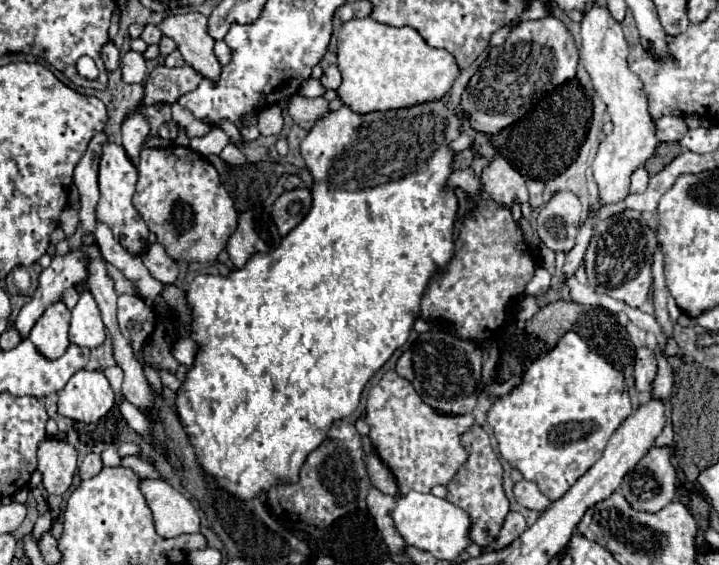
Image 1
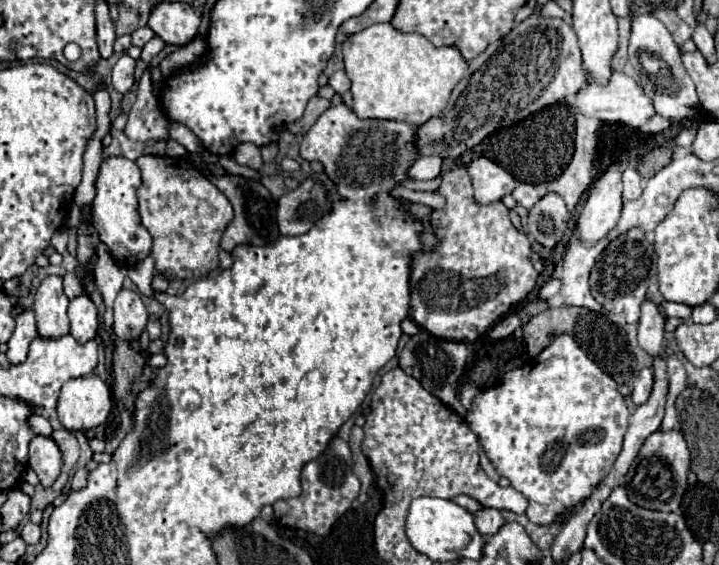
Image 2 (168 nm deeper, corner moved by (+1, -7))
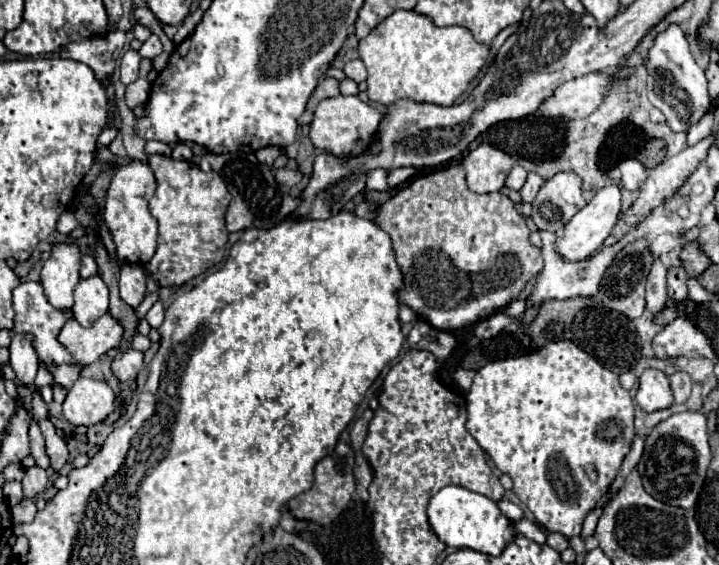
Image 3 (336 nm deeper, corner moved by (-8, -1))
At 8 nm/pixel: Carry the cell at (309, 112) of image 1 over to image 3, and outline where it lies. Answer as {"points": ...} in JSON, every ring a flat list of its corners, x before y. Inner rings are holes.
{"points":[[324,77,324,79,318,83,318,87,312,91,312,95,310,95,310,99,308,99,308,105,306,105,304,115,298,119,300,125,306,125,306,123,312,121,314,109,316,109,316,105,318,105,322,99,336,97,336,95,340,93,340,91,338,91,338,85,340,85,340,81,334,79,334,77]]}

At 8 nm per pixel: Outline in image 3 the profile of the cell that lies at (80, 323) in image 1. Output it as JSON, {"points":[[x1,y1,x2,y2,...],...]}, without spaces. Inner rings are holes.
{"points":[[92,275,90,279,82,279,74,291,74,319,90,327,98,317,108,311,108,287,100,279,100,275]]}

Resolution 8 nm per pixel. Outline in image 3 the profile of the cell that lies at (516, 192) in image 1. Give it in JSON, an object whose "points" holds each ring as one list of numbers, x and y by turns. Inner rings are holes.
{"points":[[486,143,478,145,462,159,462,167,466,169,466,183,474,193,500,191,512,165,514,159,508,153]]}

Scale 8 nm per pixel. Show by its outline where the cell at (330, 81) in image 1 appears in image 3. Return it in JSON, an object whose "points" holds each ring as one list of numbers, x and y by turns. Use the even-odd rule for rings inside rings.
{"points":[[362,59,348,61,348,63,346,63,346,67,344,67,344,73,346,73,346,77,354,79,356,83,360,83,360,81,366,81,366,77,368,77,368,73,366,73,366,67,364,67]]}

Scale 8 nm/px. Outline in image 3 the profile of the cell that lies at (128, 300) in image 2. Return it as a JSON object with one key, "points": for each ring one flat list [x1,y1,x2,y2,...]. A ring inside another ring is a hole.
{"points":[[122,265,122,269,120,269,120,297,130,307,138,307,138,303,146,297,146,273,140,265]]}

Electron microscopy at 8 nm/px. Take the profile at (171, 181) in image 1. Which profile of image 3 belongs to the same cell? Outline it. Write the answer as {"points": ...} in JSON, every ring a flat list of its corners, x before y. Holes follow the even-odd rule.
{"points":[[150,155,148,165,152,167,156,181,158,181,156,195,150,199,150,213,158,221,158,249,156,249,154,257,144,265,144,269,160,287,182,285,222,261,224,247,228,241,224,213,226,213,232,197,218,173,214,173,214,171,204,173,190,161,176,161,172,157,164,157,164,155]]}

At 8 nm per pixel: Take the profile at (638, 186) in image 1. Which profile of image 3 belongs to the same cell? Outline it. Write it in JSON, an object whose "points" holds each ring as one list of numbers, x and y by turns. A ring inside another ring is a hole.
{"points":[[624,159,618,167,622,171,622,187,628,191,640,189,648,177,644,165,638,159]]}

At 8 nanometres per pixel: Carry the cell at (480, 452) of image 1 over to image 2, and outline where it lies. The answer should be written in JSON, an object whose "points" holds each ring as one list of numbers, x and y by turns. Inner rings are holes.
{"points":[[481,505,481,509,473,513,473,519,475,519,475,525,483,537,495,535,499,531,499,527,505,523,499,509,485,507,485,505]]}

